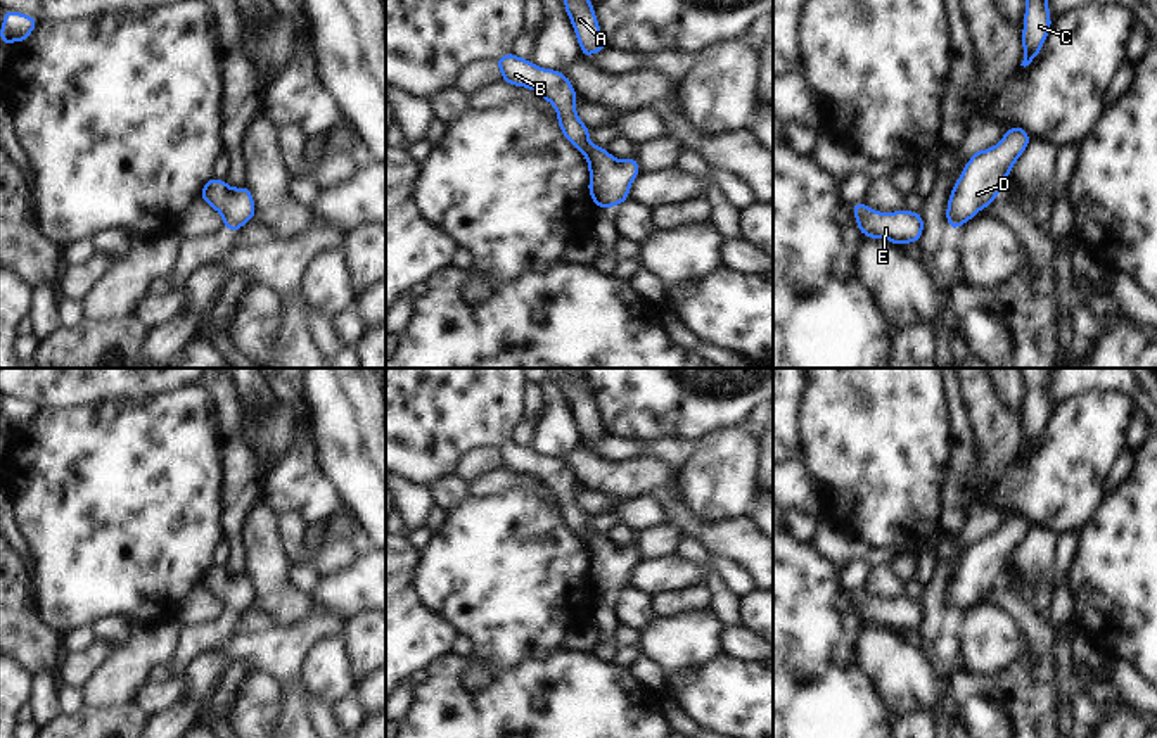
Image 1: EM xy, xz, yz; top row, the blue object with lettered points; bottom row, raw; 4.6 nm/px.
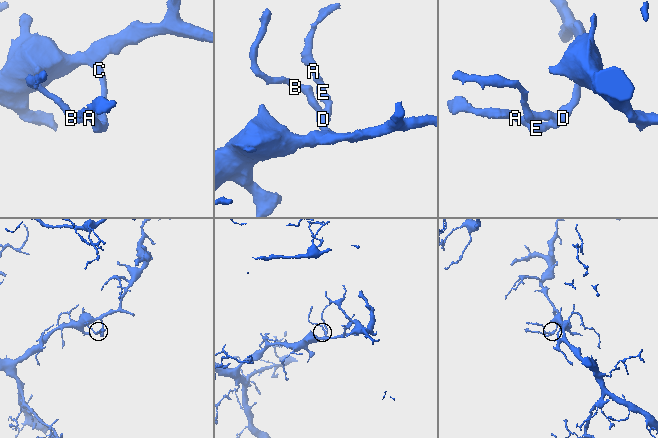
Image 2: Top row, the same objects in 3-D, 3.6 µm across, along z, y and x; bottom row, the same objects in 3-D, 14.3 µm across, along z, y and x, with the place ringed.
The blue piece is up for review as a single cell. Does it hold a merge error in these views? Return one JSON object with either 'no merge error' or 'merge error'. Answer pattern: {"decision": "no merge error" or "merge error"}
{"decision": "no merge error"}

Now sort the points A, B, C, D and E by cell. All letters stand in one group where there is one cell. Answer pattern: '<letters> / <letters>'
A B C D E

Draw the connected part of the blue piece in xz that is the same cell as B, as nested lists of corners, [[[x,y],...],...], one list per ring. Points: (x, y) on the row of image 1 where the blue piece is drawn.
[[[512,52],[496,59],[502,80],[514,86],[538,92],[557,111],[560,133],[581,150],[588,161],[588,194],[600,209],[617,207],[630,197],[633,180],[642,173],[635,157],[614,159],[605,147],[593,145],[590,128],[576,112],[578,95],[572,83],[557,69],[543,69]]]

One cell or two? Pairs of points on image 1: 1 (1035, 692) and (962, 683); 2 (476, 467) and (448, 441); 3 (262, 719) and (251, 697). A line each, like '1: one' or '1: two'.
1: one
2: two
3: one

